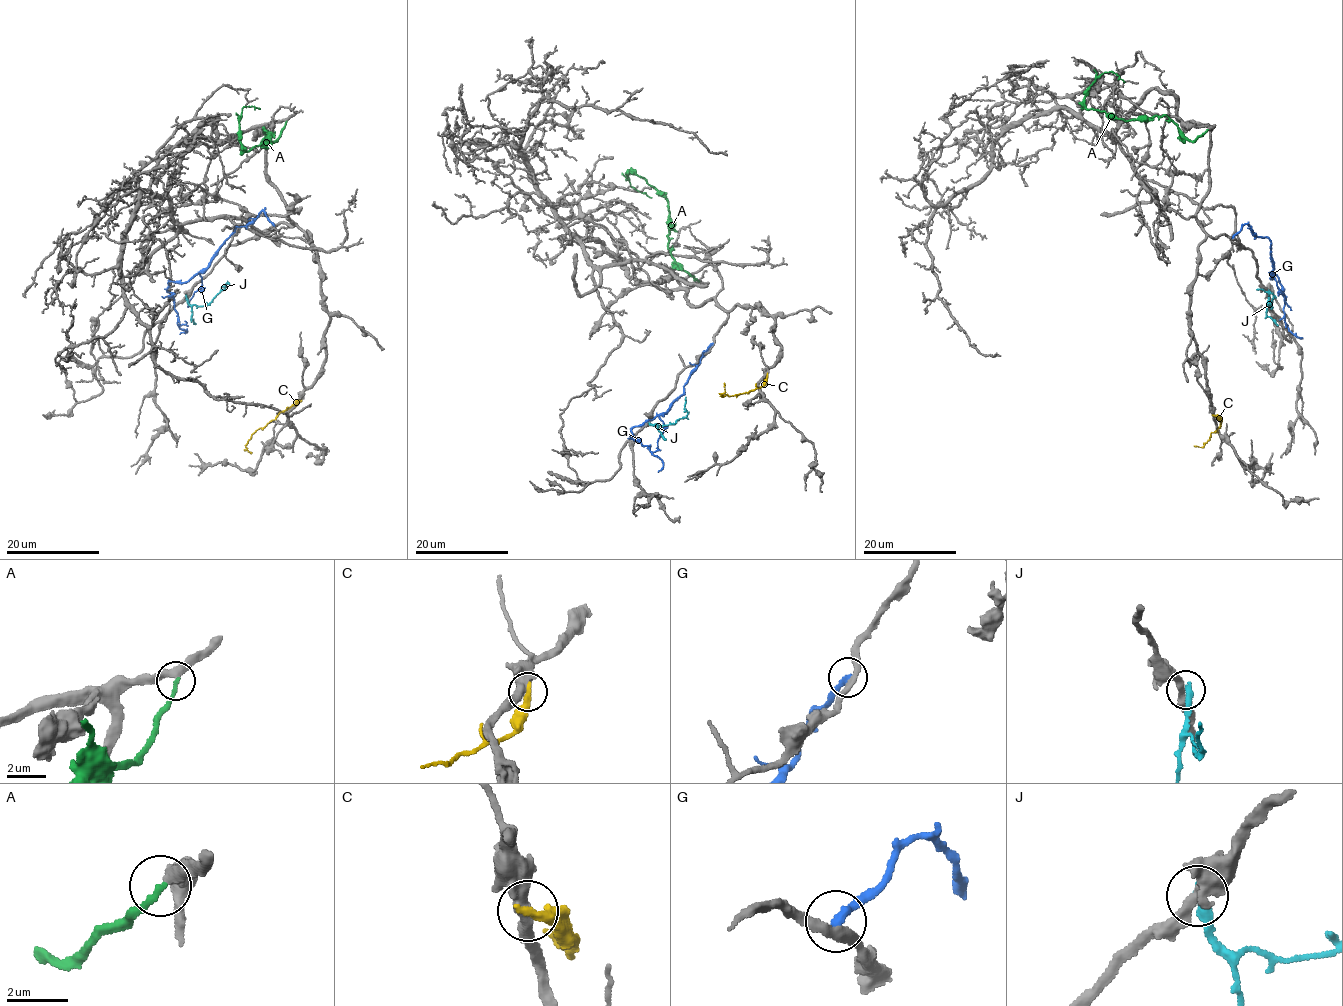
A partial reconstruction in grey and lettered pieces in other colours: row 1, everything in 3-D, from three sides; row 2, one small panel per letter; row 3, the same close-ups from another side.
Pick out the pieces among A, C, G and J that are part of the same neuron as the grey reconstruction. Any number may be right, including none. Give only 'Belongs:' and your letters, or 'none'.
Belongs: A

